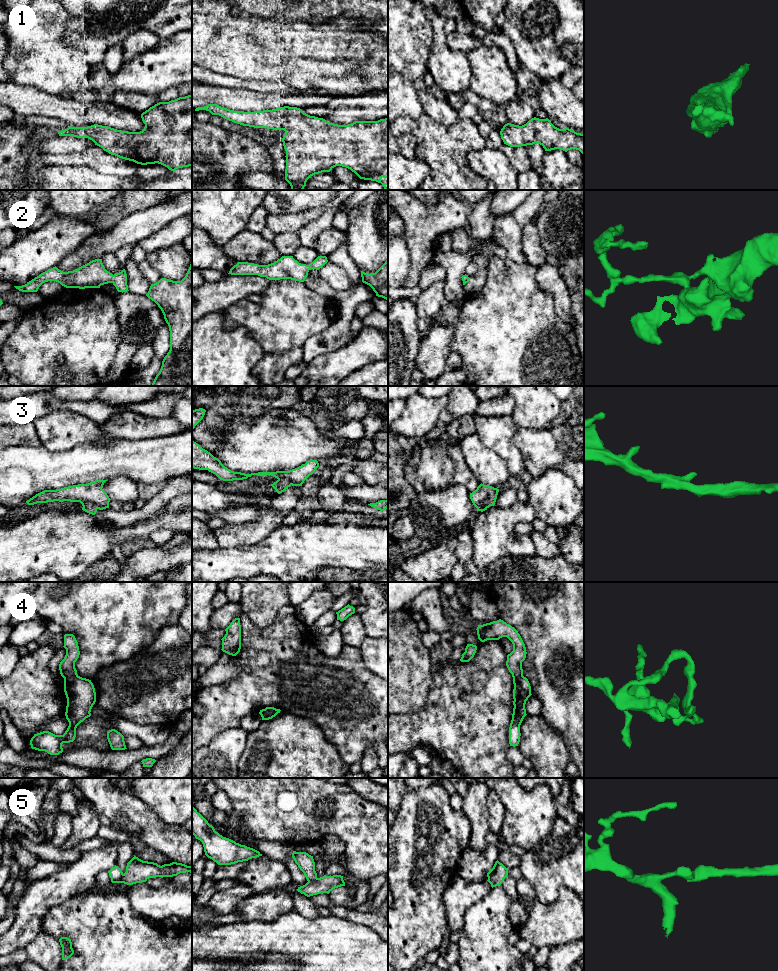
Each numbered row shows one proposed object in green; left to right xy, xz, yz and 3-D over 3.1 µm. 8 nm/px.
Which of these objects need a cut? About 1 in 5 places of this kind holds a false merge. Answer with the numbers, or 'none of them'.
4, 5

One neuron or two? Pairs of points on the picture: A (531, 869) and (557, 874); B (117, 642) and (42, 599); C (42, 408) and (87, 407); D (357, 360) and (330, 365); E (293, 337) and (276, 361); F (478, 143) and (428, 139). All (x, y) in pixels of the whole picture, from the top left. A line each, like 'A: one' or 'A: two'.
A: one
B: one
C: one
D: one
E: two
F: one

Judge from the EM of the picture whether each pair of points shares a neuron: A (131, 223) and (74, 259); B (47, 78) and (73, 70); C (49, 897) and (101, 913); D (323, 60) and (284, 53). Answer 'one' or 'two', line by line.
A: one
B: one
C: two
D: one

